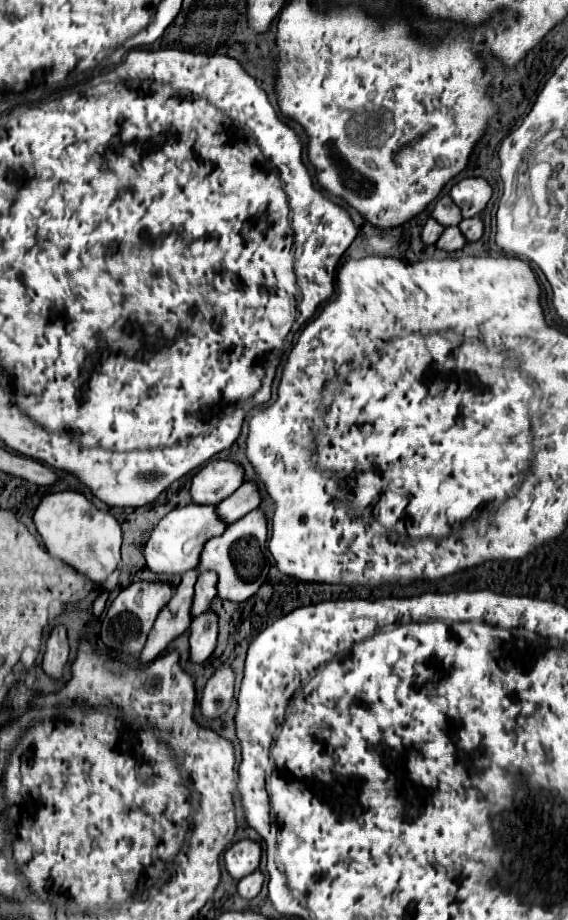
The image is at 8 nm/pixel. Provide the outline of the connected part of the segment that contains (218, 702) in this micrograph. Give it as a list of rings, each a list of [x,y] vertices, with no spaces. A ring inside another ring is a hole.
[[[222,665],[208,679],[202,697],[200,697],[200,713],[204,719],[222,717],[232,703],[234,697],[234,673],[228,665]]]

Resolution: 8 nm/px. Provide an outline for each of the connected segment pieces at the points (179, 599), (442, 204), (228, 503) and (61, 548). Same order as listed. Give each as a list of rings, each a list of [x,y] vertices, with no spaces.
[[[190,569],[182,575],[182,583],[176,587],[170,603],[160,611],[154,629],[148,635],[148,641],[140,653],[140,663],[146,665],[156,659],[178,635],[190,627],[190,601],[194,595],[196,571]]]
[[[444,195],[444,197],[440,197],[440,199],[436,201],[434,211],[432,211],[432,217],[434,217],[440,225],[444,225],[444,227],[448,227],[448,225],[458,225],[458,223],[462,221],[460,209],[454,205],[454,201],[452,201],[448,195]]]
[[[242,483],[230,497],[226,497],[224,501],[220,501],[216,505],[216,513],[226,525],[232,525],[240,517],[244,517],[246,513],[256,509],[258,505],[260,505],[260,493],[258,493],[256,485]]]
[[[60,491],[46,495],[36,513],[34,523],[38,533],[42,535],[42,541],[46,549],[72,565],[78,573],[90,577],[96,583],[104,583],[106,577],[118,569],[120,563],[120,545],[122,545],[122,531],[120,523],[100,509],[96,509],[86,495],[76,491]]]

